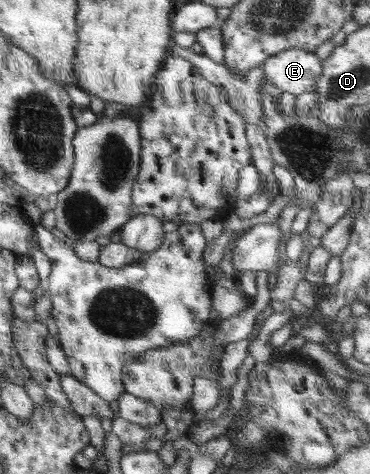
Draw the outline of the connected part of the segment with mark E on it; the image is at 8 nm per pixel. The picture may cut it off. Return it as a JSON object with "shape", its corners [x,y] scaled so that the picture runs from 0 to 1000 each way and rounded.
{"shape":[[[776,103],[711,133],[714,167],[762,194],[816,198],[854,181],[870,131],[851,112],[824,103]]]}

